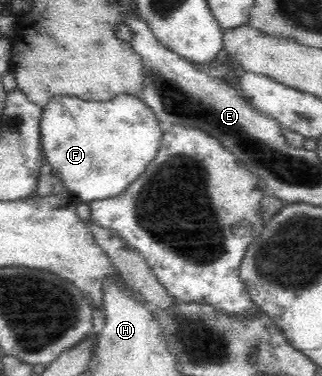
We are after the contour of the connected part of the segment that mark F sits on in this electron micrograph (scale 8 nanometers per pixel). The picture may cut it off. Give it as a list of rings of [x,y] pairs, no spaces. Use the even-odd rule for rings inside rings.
[[[129,93],[115,96],[111,100],[85,100],[78,96],[54,96],[50,104],[43,109],[41,130],[41,149],[53,167],[54,175],[62,179],[68,192],[82,202],[111,198],[126,191],[138,175],[154,161],[163,136],[161,123],[156,119],[152,109],[145,105],[141,96]]]

